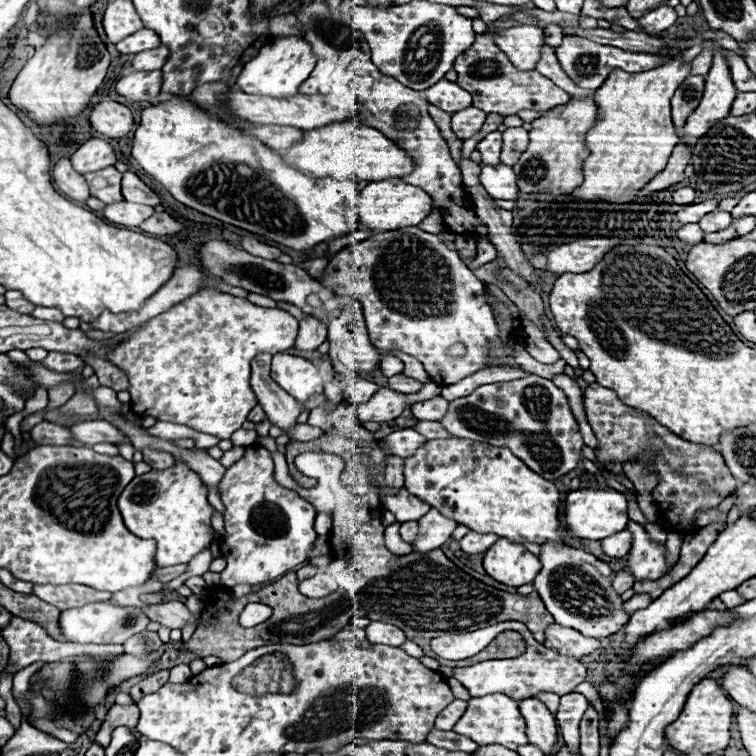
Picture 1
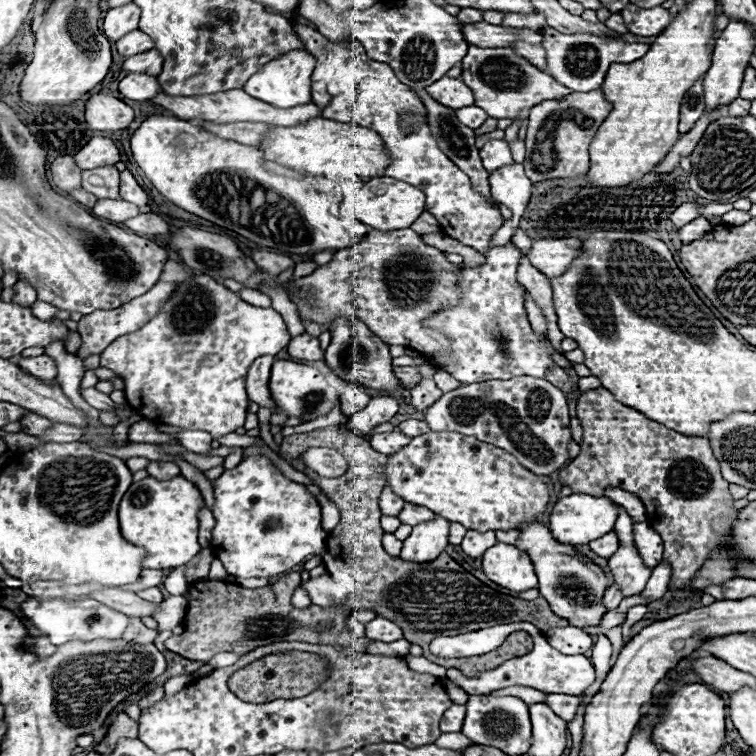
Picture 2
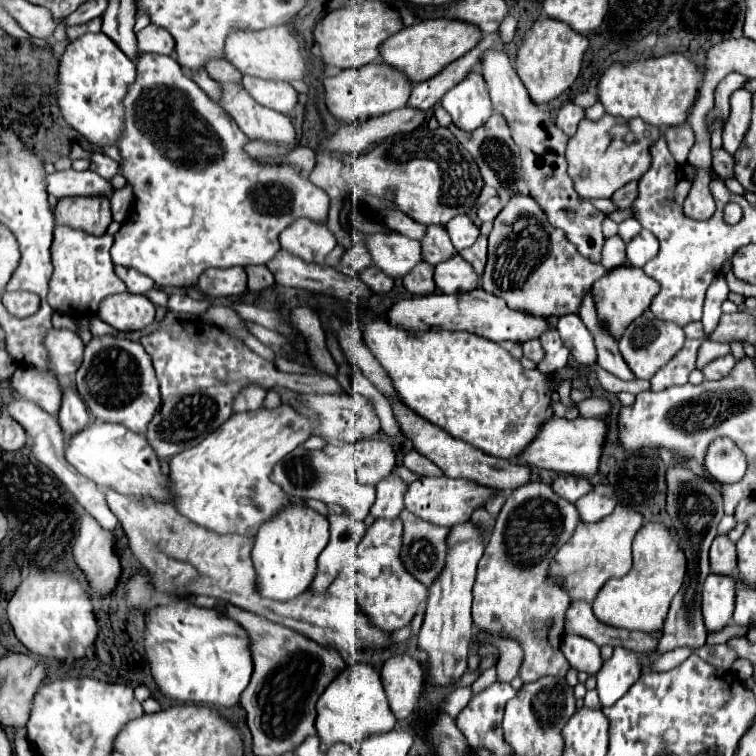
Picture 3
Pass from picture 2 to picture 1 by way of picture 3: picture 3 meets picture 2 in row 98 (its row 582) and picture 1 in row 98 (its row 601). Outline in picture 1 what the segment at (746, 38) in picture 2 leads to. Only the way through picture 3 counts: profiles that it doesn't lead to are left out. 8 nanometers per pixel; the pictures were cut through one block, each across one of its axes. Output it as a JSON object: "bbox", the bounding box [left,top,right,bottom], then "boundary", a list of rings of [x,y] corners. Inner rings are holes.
{"bbox":[680,48,738,146],"boundary":[[[720,48],[714,54],[712,68],[706,76],[702,102],[694,110],[694,114],[688,116],[688,122],[680,128],[682,142],[688,142],[688,146],[694,146],[698,138],[704,136],[718,120],[726,118],[730,114],[736,94],[738,90],[734,88],[724,48]]]}

